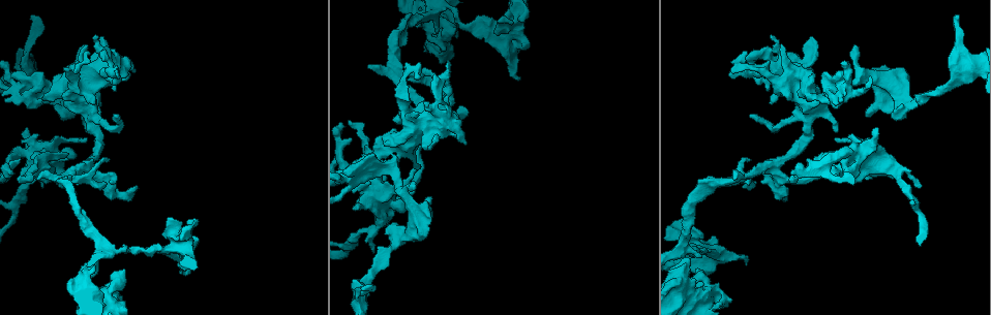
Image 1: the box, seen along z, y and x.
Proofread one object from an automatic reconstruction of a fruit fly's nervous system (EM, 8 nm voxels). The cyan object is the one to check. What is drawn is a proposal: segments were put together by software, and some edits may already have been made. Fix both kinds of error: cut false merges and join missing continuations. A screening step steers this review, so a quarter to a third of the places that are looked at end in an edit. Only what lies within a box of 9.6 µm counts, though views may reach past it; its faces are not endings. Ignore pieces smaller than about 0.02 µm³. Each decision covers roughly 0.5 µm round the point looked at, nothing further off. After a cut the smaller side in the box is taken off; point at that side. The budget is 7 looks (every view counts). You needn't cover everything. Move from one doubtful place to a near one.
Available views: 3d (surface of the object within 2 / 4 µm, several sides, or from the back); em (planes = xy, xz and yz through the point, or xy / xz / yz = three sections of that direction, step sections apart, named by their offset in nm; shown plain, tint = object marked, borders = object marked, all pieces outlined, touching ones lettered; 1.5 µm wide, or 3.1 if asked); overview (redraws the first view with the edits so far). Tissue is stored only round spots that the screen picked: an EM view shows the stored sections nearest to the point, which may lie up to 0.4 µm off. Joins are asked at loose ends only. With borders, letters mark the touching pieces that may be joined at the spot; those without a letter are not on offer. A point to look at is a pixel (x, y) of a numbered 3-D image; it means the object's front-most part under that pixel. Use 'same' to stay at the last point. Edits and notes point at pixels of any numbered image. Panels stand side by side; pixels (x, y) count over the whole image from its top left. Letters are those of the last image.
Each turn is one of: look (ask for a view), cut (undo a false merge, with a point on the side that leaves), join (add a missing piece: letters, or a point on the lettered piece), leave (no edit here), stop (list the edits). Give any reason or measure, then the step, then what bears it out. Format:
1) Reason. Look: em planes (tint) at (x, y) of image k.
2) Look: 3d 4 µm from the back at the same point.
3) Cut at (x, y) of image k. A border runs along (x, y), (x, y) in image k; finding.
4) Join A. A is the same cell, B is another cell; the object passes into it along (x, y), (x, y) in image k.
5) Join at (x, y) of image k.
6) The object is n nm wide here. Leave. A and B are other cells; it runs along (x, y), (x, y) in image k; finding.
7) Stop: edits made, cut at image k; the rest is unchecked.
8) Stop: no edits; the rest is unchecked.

An open end. Look: 3d 2 µm at (866, 117) of image 1.

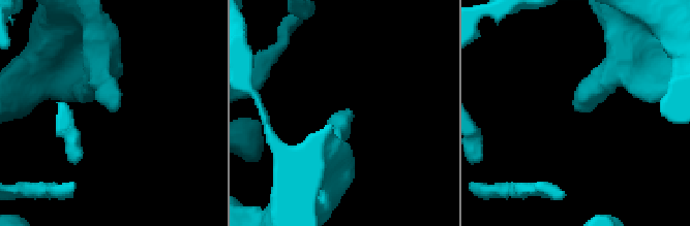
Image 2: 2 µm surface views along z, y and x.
Need the tissue. Look: em planes (tint) at (114, 111) of image 2.

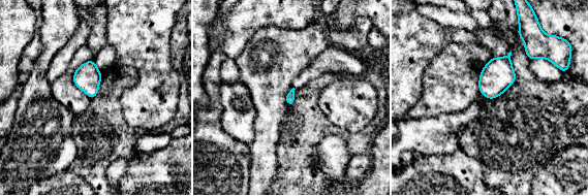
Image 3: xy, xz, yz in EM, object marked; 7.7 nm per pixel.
See the neighbours. Look: em planes (borders) at the same point.

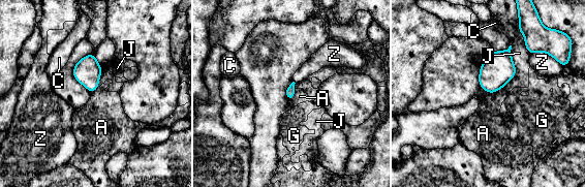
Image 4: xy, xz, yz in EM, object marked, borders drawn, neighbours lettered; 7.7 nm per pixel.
Leave. A, C, G, J and Z are other cells; none of them fits.

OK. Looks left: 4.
Free end. Look: em xz step 8 (tint) at (415, 188) of image 1.

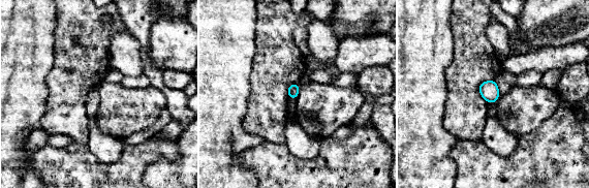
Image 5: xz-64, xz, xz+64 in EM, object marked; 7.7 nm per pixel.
Another direction. Look: em planes (borders) at the same point.

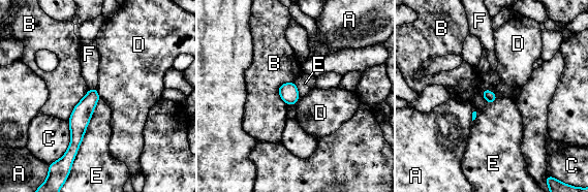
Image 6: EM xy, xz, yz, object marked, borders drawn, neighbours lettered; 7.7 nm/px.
Leave. A, B, C, D, E and F are other cells; it runs along (94, 91), (78, 122), (71, 154) in image 6; none of them fits.

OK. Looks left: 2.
Branch stops here. Look: em xz step 4 (borders) at (370, 284) of image 1.

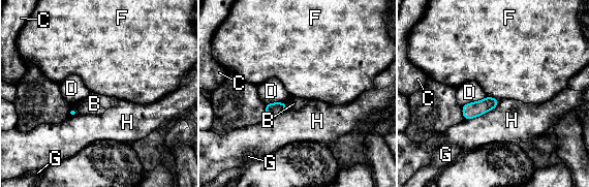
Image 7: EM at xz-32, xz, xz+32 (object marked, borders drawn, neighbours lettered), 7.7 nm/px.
Cut it another way. Look: em planes (borders) at the same point.

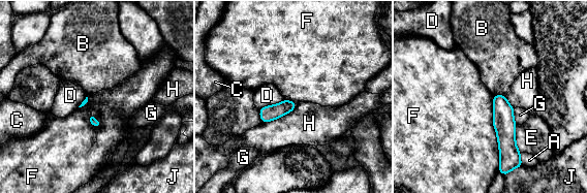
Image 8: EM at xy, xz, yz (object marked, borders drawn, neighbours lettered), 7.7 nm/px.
Leave. A, B, C, D, E, F, G, H and J are other cells; no lettered piece goes on from it.

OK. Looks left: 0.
Stop: no edits; the rest is unchecked.

